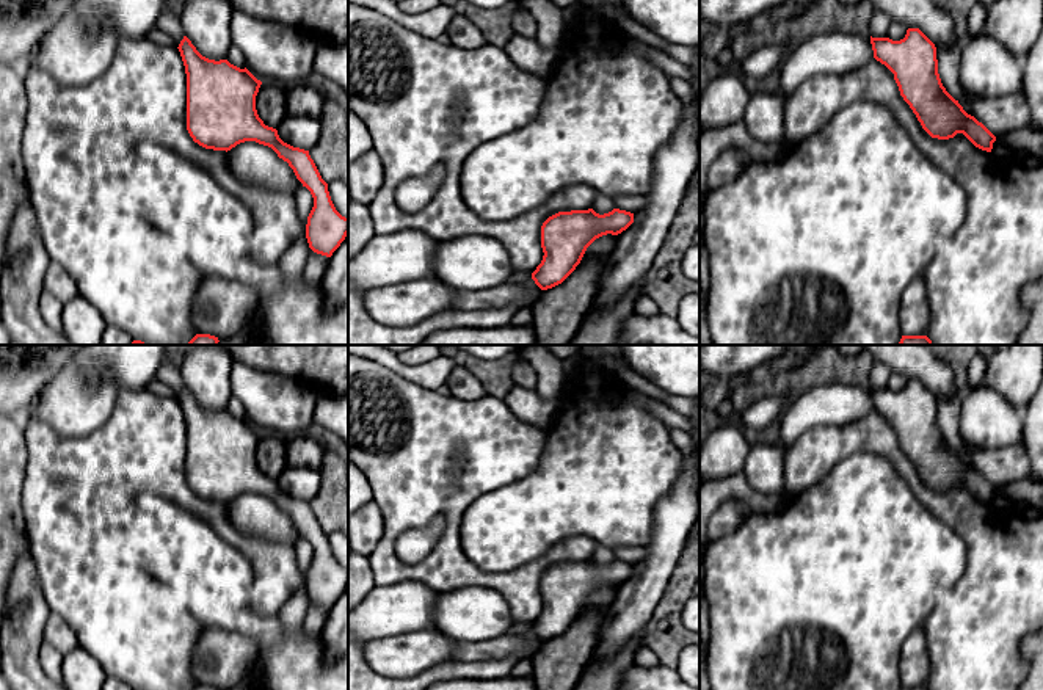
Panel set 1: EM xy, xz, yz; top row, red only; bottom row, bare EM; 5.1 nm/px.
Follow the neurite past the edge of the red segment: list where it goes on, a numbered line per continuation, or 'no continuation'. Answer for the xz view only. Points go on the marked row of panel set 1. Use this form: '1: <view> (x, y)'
no continuation

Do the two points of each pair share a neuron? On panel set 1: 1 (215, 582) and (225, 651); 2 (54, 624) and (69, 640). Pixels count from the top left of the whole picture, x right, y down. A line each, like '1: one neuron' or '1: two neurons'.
1: two neurons
2: one neuron

